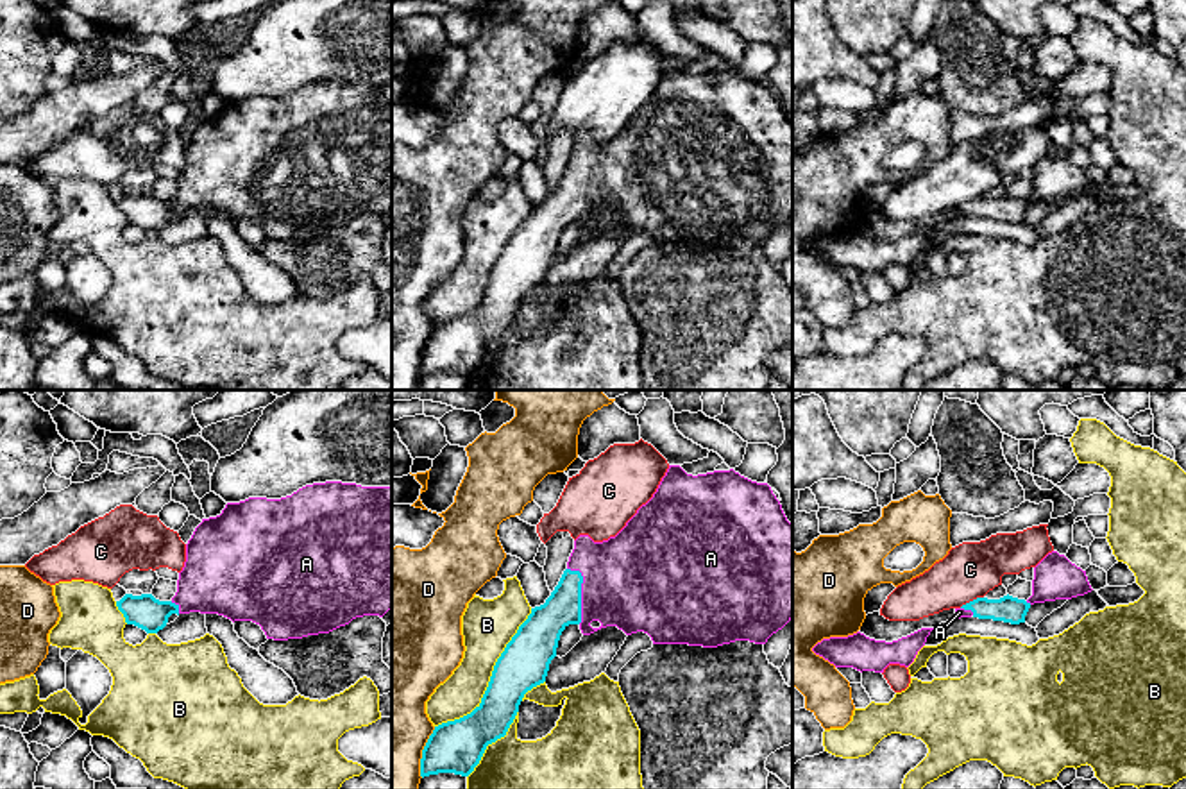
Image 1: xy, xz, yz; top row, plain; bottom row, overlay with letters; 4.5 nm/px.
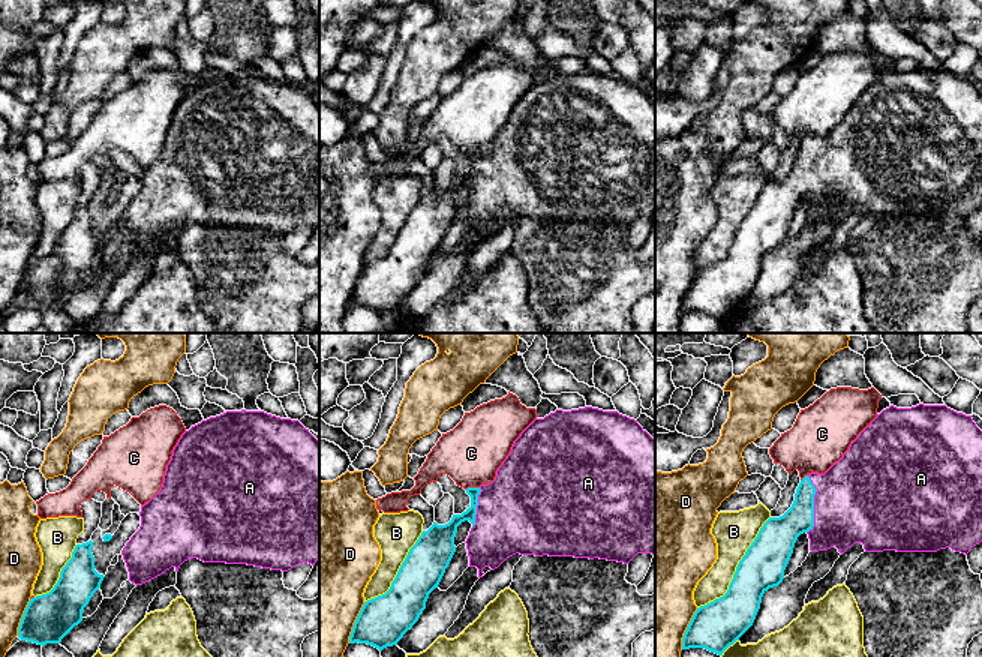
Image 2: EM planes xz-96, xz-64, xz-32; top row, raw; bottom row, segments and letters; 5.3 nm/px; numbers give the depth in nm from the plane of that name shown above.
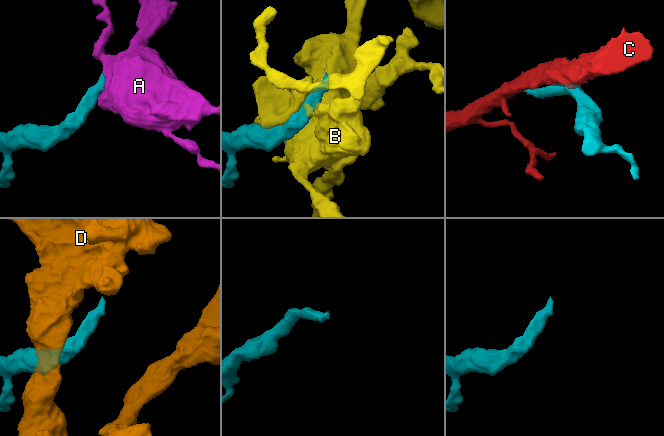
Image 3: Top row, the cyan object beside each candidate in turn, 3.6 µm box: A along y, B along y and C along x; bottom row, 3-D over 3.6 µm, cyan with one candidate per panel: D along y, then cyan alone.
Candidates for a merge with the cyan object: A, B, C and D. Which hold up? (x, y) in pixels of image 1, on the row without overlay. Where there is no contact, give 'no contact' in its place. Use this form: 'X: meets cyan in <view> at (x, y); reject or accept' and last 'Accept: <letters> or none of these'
A: meets cyan in xz at (580, 192); accept
B: meets cyan in xz at (491, 278); reject
C: meets cyan in yz at (970, 201); reject
D: meets cyan in xz at (423, 351); reject
Accept: A

